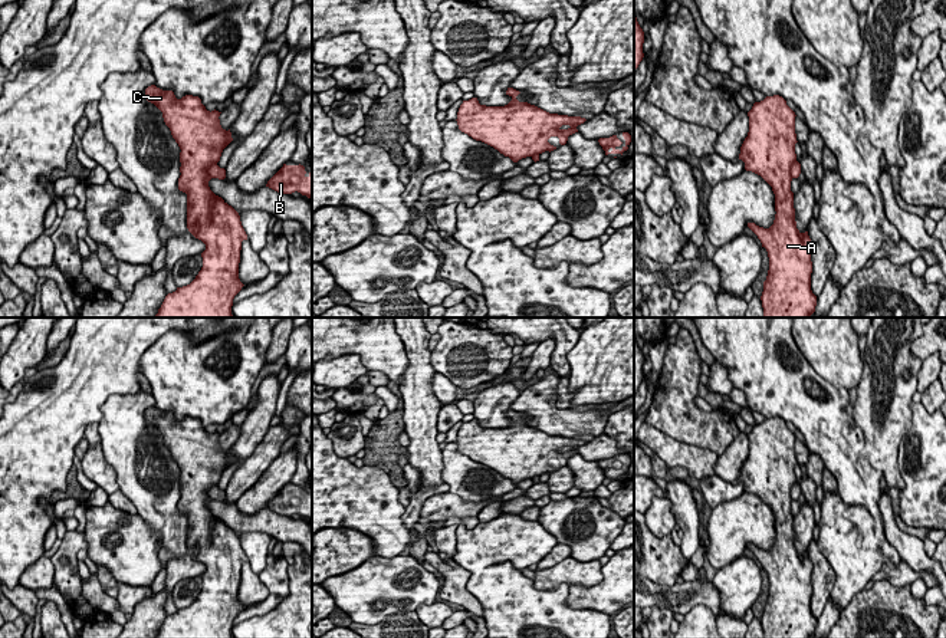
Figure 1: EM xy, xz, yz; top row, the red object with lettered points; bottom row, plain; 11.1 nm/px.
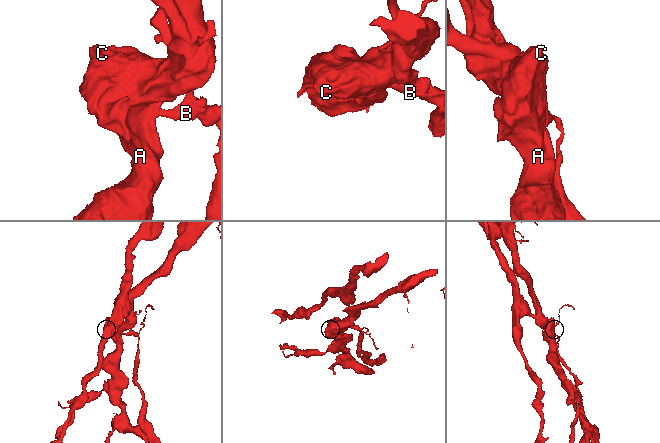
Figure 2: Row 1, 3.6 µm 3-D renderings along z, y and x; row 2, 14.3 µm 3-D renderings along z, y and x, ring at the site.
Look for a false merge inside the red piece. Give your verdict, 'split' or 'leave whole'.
split

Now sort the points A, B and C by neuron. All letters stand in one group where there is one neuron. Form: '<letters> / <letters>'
A C / B

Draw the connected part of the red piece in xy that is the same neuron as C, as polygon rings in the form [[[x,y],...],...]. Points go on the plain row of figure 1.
[[[151,407],[145,411],[145,420],[162,434],[164,444],[181,471],[178,512],[187,516],[187,550],[206,566],[201,575],[203,589],[196,601],[168,615],[155,638],[233,638],[233,621],[244,608],[239,601],[239,585],[242,563],[247,562],[247,556],[239,535],[208,509],[208,490],[220,483],[223,471],[233,463],[231,454],[221,450],[221,434],[207,433],[198,418],[177,421],[173,412]]]

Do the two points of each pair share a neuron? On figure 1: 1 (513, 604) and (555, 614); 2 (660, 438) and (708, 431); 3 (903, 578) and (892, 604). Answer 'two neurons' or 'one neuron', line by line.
1: one neuron
2: two neurons
3: two neurons

